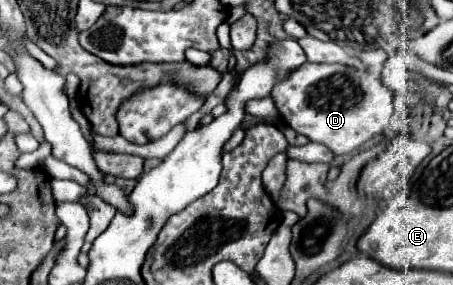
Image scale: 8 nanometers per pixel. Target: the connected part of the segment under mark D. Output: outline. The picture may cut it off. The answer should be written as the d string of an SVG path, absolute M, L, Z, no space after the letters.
M302 64L292 76L272 90L272 100L282 120L312 142L328 146L334 154L350 154L364 142L382 134L394 112L394 92L366 70L344 64Z

